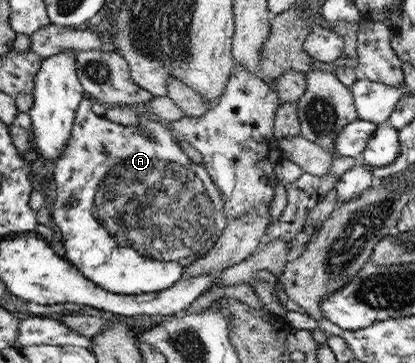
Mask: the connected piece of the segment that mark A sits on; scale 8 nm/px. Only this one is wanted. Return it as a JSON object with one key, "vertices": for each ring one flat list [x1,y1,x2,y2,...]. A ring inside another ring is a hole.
{"vertices":[[85,95,85,98,80,101,79,108,76,111,75,124,72,128,72,136,66,144,64,155,55,161,54,166,57,195,55,203,53,203,52,219,59,227,60,237,66,249,65,257,68,257,70,262,83,271,85,277,90,278,111,293,140,296,141,294,160,292,171,288,176,281,182,279,181,273,184,273,187,268,205,256,216,245,217,240,224,235,228,219,225,217,225,201,221,189,215,184,207,166,202,163,197,165,191,163,189,157,181,151,181,147,173,141,165,123,152,119,144,111,144,108,138,109,139,126,135,128,135,126,118,125,116,122,109,121,108,118,96,114,91,108,92,103,93,100,88,95],[145,128,148,129,150,135,142,133]]}

